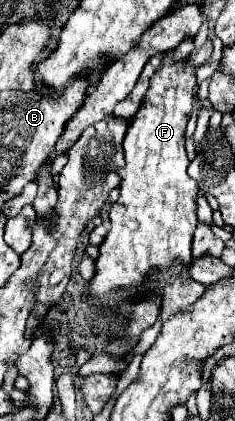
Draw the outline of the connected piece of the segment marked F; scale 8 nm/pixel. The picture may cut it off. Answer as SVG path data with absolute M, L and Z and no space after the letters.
M165 55L163 65L155 71L149 81L149 89L145 99L131 119L127 127L127 135L123 141L125 149L125 167L117 169L121 175L119 183L119 199L111 205L109 221L111 231L105 237L103 245L99 247L99 257L95 261L95 277L89 283L91 295L105 299L113 289L119 287L137 287L145 281L147 271L151 267L171 267L173 263L189 265L191 255L191 237L197 227L197 213L195 213L195 197L199 193L197 183L187 175L187 151L185 151L185 127L191 115L193 105L193 85L195 85L195 69L189 59L175 61Z

